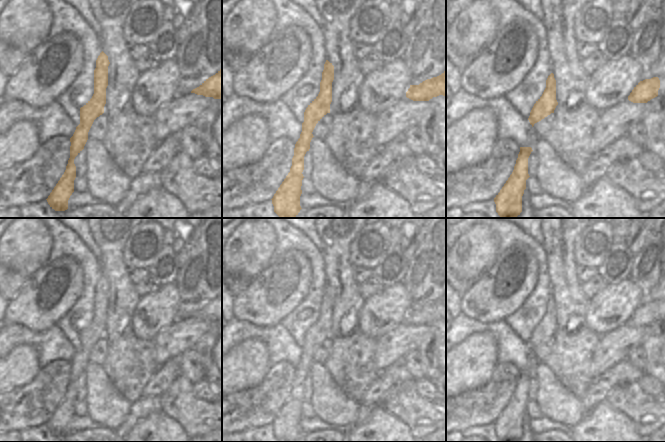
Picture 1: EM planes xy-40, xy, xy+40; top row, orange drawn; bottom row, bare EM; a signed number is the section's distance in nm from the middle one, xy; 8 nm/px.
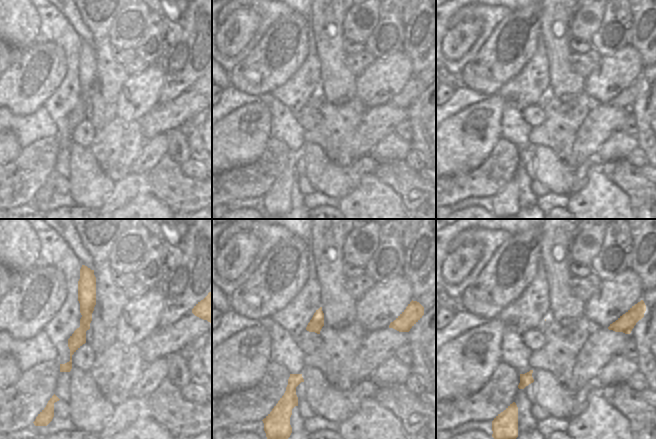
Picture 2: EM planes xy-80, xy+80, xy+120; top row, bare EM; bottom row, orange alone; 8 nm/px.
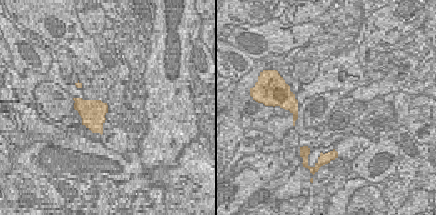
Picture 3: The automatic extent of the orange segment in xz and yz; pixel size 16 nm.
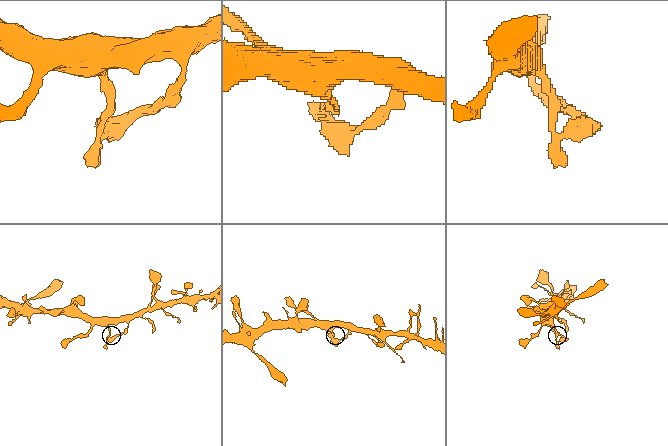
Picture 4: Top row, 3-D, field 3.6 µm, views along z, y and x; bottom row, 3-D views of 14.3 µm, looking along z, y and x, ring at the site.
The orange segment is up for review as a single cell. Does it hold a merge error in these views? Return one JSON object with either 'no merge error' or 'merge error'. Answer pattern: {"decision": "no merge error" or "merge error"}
{"decision": "no merge error"}

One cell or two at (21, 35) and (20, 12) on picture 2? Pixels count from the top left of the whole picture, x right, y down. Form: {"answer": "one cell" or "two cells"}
{"answer": "one cell"}

